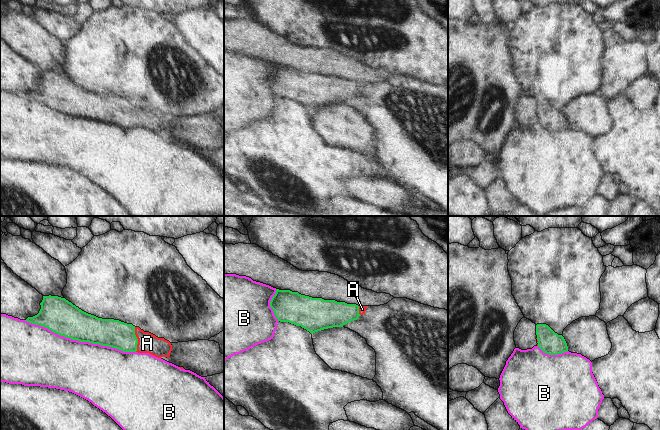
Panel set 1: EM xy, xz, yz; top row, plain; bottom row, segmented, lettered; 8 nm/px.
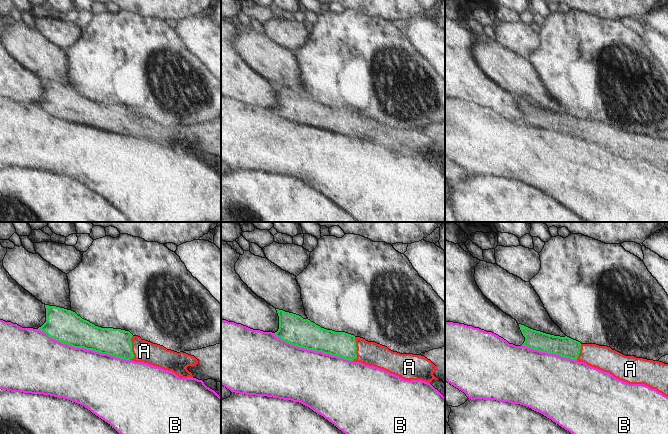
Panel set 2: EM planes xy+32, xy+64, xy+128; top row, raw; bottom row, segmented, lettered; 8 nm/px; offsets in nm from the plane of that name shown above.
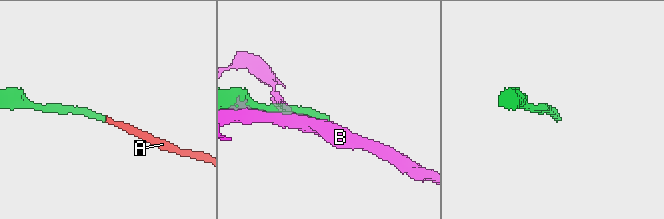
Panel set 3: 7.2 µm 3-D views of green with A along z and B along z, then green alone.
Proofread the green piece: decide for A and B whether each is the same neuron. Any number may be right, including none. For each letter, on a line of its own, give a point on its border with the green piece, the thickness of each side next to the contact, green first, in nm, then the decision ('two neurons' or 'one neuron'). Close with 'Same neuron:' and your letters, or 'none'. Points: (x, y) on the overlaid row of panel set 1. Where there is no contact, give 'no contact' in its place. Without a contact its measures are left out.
A: xy (137, 339) | 220/160 nm | one neuron
B: xy (80, 341) | 280/440 nm | two neurons
Same neuron: A

